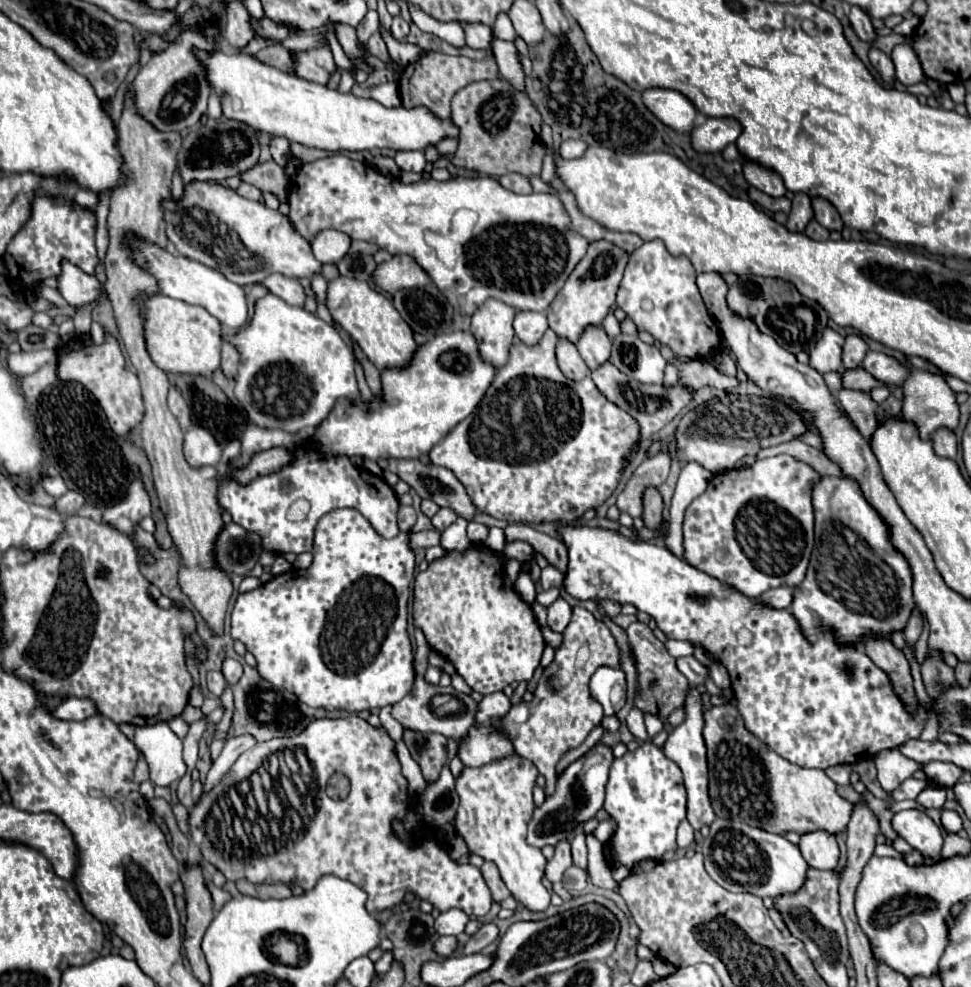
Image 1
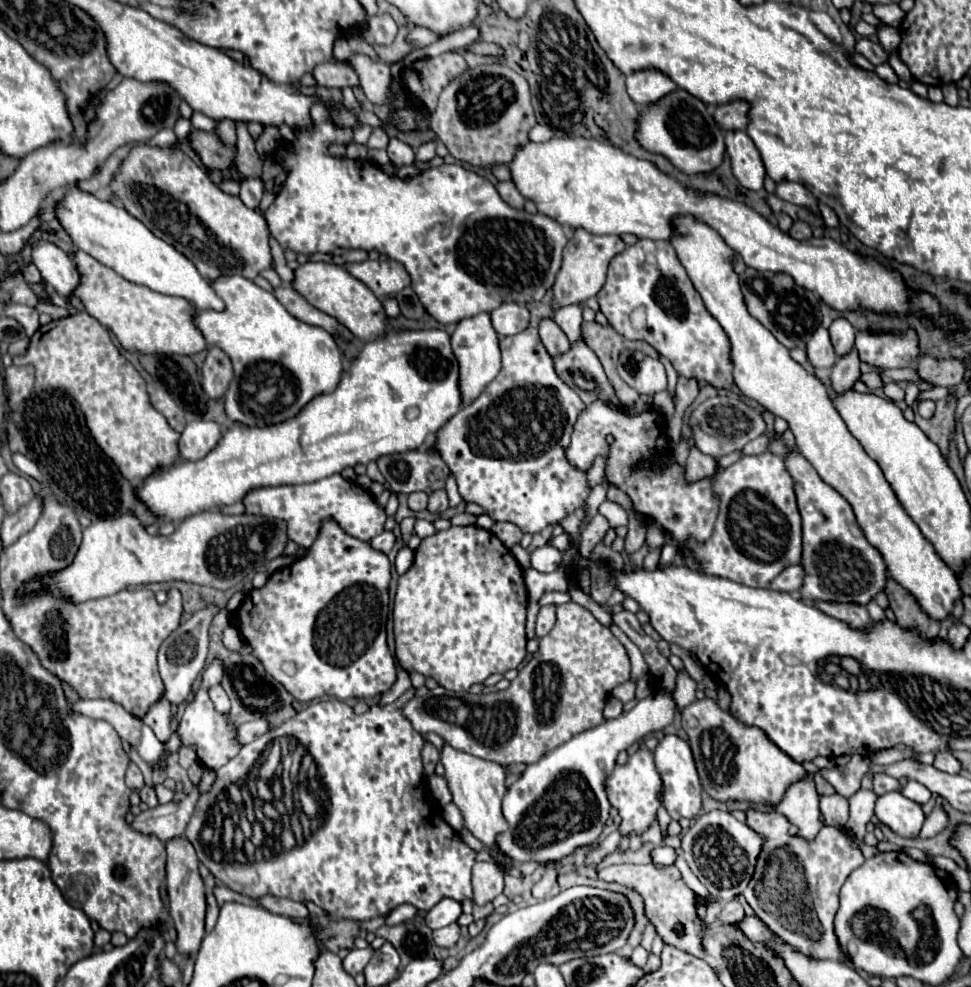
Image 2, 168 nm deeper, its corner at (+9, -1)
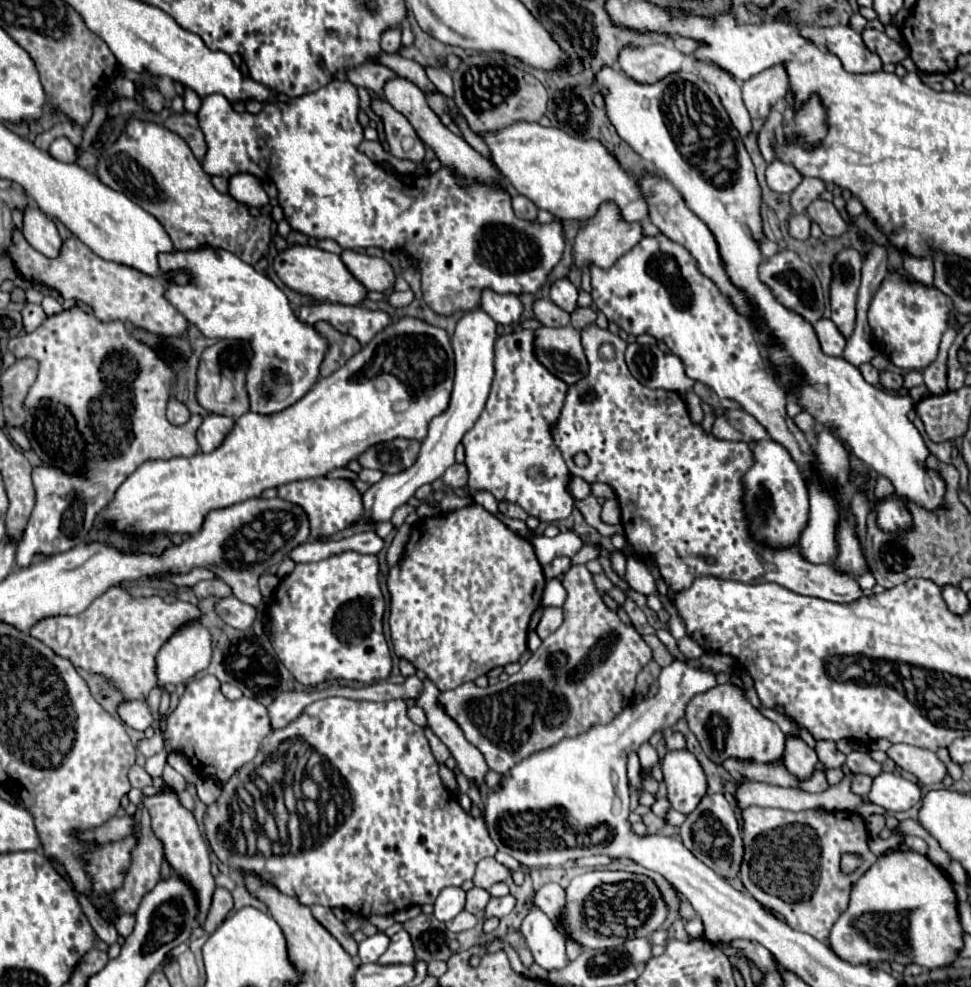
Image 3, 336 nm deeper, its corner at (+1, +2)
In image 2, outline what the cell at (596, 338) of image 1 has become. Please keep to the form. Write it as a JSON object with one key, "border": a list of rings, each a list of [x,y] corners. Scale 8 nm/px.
{"border":[[[568,304],[562,308],[556,308],[552,314],[552,320],[564,330],[564,334],[568,336],[570,342],[582,340],[582,332],[580,332],[580,324],[582,320],[582,306],[578,304]]]}

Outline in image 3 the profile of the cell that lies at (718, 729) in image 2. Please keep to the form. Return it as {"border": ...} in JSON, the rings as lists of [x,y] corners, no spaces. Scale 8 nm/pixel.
{"border":[[[716,685],[714,689],[692,697],[692,701],[686,707],[686,721],[688,721],[690,731],[696,735],[702,751],[706,753],[706,757],[712,759],[716,765],[722,765],[724,759],[742,759],[742,761],[752,761],[752,763],[776,763],[776,761],[784,763],[786,735],[780,731],[776,723],[762,717],[758,709],[754,709],[746,701],[744,691],[736,685]]]}

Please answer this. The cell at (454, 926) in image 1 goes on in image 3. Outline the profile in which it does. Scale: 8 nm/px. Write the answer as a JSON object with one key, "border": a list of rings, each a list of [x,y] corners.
{"border":[[[446,887],[434,903],[434,917],[446,923],[464,911],[464,903],[466,903],[466,893],[460,887]]]}

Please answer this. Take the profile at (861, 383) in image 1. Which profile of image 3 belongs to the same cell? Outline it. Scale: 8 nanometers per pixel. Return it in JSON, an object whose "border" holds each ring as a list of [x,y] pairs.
{"border":[[[882,371],[880,373],[880,385],[888,391],[896,391],[902,387],[902,375],[892,373],[892,371]]]}

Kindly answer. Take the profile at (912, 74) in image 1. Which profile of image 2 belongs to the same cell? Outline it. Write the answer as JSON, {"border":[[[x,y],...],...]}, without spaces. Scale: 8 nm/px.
{"border":[[[880,24],[876,30],[878,30],[878,40],[880,40],[880,44],[884,46],[884,50],[886,50],[888,54],[894,52],[894,50],[898,50],[900,34],[898,34],[896,28],[892,28],[892,26],[888,26],[888,24]]]}

